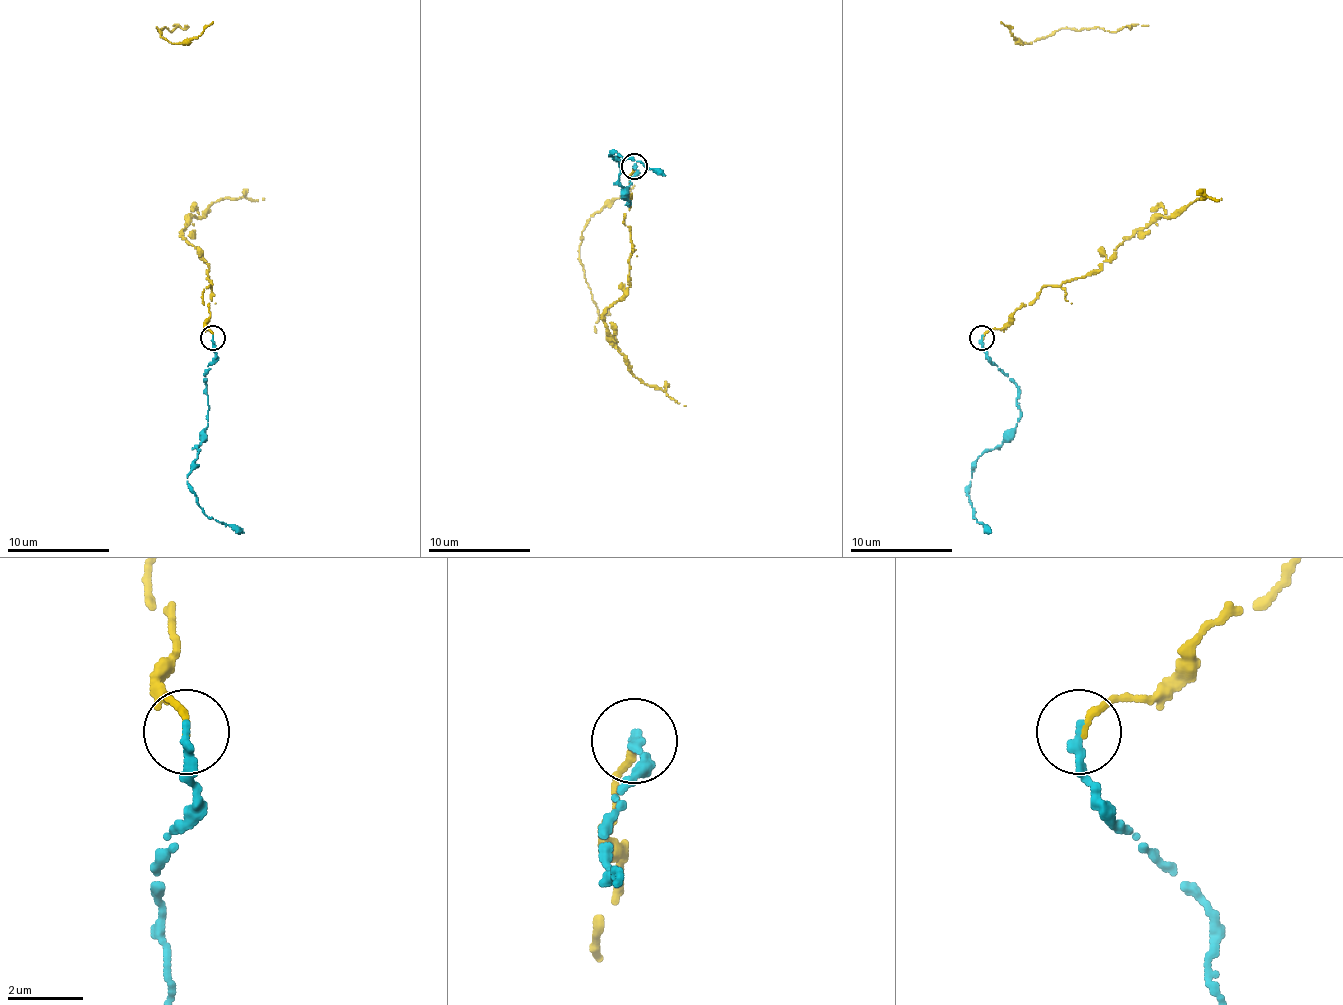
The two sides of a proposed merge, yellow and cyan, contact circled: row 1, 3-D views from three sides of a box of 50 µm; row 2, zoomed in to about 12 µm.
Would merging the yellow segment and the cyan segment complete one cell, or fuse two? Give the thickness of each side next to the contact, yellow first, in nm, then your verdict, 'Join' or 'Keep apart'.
Thickness 190 nm (yellow) against 280 nm. Join

